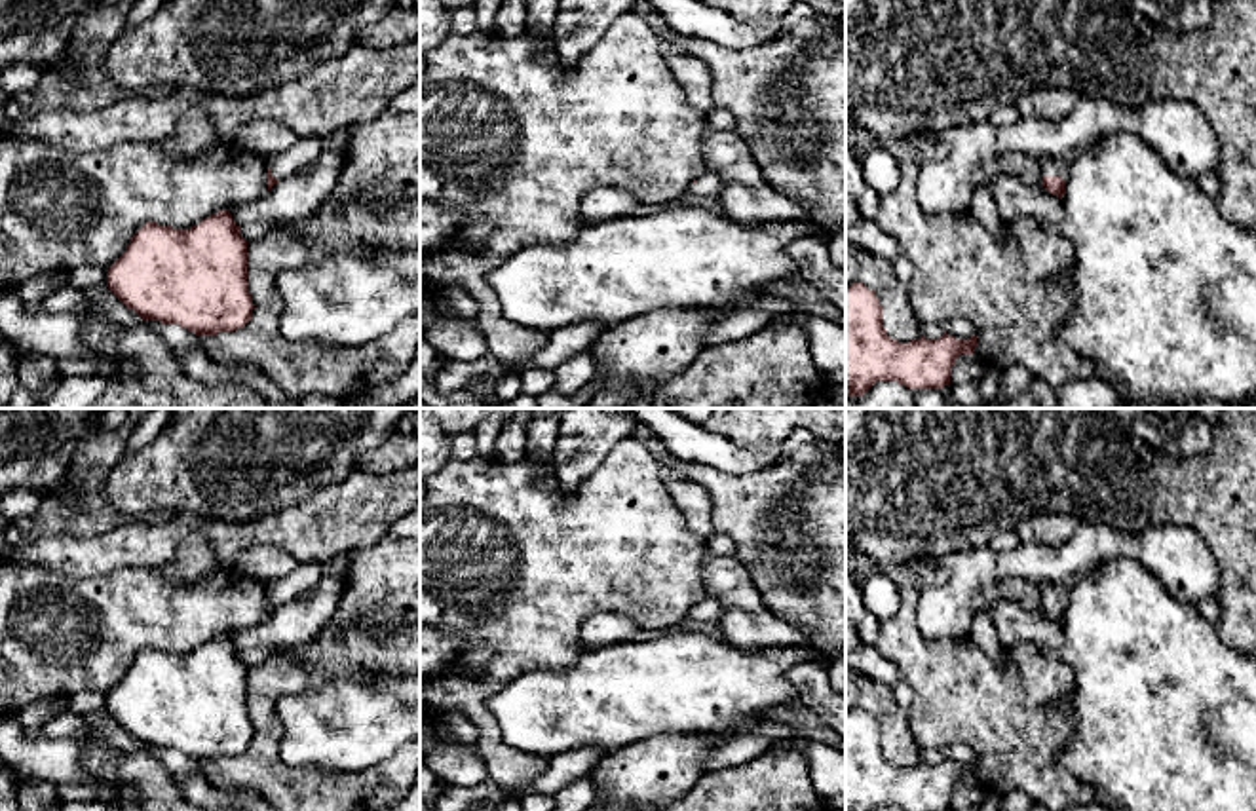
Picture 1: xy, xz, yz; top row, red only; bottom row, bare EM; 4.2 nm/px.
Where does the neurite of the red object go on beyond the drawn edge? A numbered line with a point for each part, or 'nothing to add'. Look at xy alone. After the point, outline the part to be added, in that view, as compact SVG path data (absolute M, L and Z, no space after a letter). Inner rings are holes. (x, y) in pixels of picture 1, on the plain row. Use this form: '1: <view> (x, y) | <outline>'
1: xy (304, 574) | M296 562L291 574L268 585L268 594L276 604L283 604L314 585L321 575L323 564Z

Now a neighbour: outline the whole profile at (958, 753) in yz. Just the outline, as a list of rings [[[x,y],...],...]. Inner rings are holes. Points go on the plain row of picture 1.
[[[950,743],[941,752],[946,760],[961,765],[971,764],[975,760],[973,748],[965,743]]]

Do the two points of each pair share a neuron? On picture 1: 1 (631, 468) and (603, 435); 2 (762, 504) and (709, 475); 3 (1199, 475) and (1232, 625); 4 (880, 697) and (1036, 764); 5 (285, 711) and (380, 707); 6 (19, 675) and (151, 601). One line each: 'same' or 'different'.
1: different
2: same
3: same
4: different
5: same
6: same

